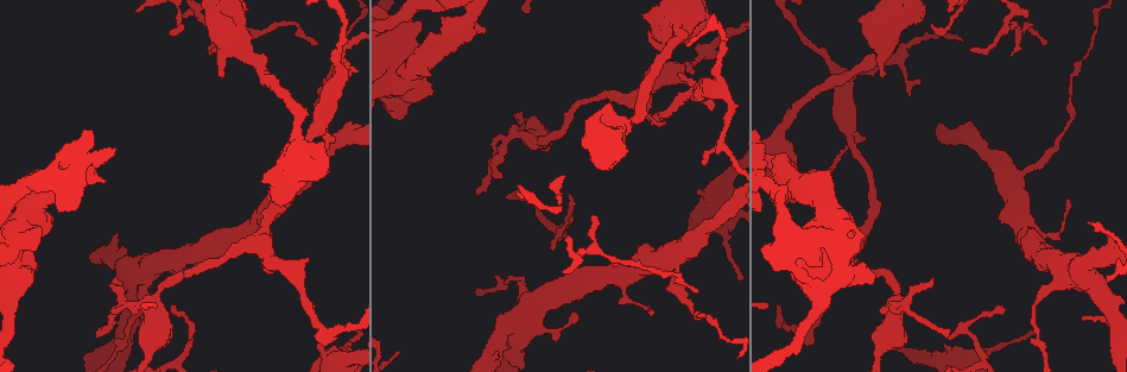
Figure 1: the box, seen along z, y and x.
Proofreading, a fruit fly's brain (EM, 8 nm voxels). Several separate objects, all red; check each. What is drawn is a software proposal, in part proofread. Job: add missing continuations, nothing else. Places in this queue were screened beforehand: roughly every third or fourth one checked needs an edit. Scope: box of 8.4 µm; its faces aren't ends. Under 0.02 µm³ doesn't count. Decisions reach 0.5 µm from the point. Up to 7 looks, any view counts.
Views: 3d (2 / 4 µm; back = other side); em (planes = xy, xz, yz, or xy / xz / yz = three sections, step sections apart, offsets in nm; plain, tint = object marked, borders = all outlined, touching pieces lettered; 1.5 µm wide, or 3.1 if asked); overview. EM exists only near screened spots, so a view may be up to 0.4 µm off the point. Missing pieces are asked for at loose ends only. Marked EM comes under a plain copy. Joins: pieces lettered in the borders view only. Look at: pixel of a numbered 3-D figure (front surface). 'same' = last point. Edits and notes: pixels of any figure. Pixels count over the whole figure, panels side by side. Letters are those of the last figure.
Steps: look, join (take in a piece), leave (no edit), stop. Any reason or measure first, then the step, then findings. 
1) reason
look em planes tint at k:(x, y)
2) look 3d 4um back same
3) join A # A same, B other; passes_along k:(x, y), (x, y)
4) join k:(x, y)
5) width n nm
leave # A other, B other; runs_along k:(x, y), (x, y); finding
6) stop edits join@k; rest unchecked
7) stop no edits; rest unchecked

tapers out
look 3d 4um at 1:(1065, 202)

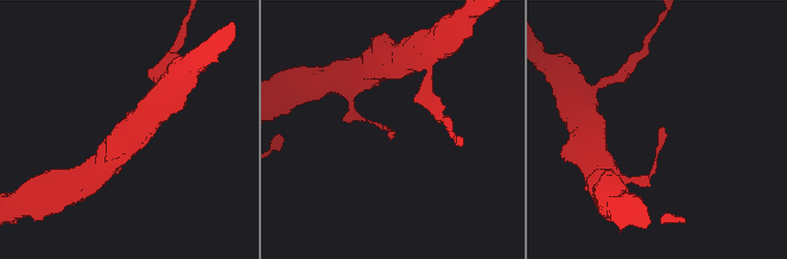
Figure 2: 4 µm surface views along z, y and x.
look em planes borders at 2:(659, 130)

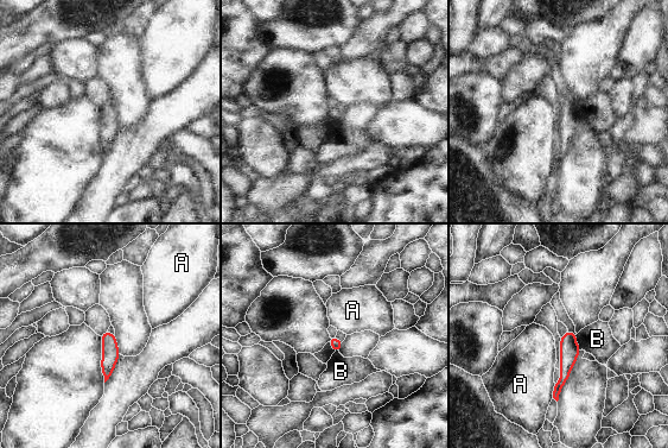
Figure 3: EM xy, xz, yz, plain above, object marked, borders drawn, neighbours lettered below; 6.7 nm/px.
width 70 nm; longest_contact B 120 nm
leave # A other, B other; no lettered piece goes on from it

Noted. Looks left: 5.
long arm stops here
look 3d 4um back at 1:(553, 250)

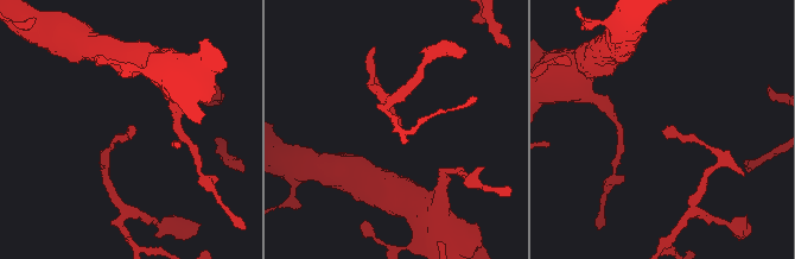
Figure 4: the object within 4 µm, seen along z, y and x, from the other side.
look em yz step 8 borders at 4:(133, 130)

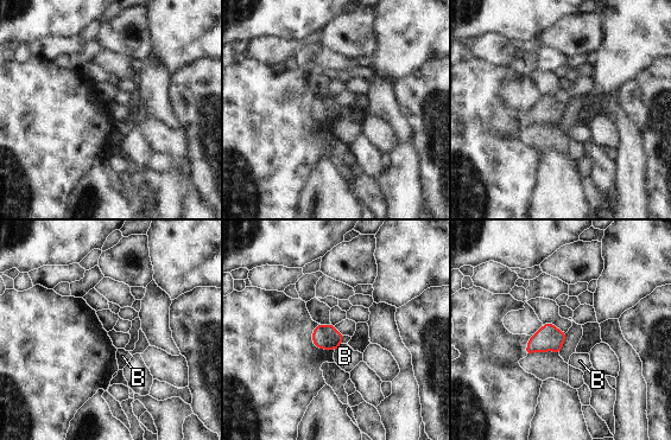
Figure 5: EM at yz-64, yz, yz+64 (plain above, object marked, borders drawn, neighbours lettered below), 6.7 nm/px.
width 180 nm
leave # B other; border 5:(341, 343), (335, 350); no lettered piece goes on from it

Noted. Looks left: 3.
an open end
look em planes borders at 1:(881, 75)

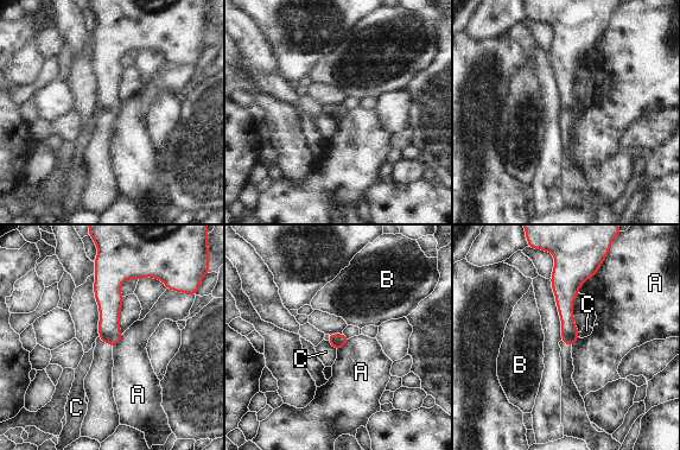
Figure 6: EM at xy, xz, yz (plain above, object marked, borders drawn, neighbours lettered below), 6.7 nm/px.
leave # A other, B other, C other; border 6:(602, 264), (578, 292); none of them fits

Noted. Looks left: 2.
stop no edits; rest unchecked

